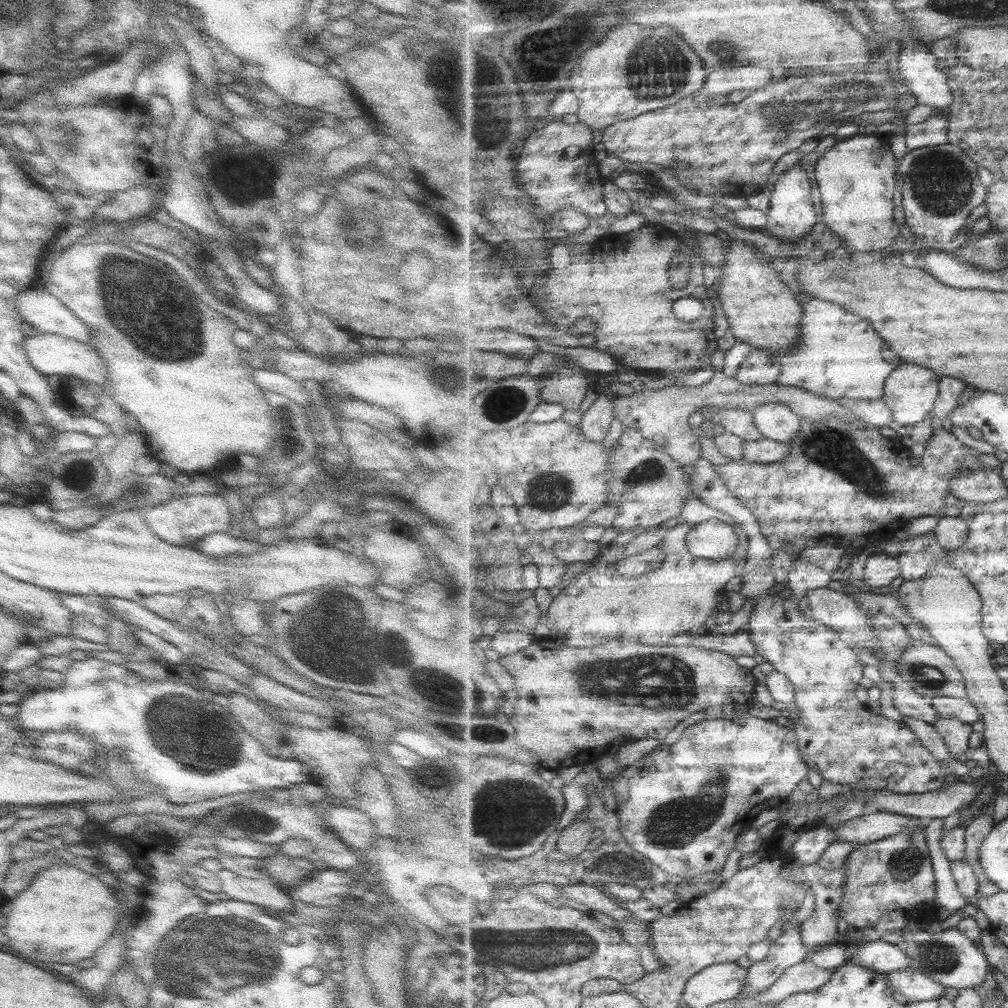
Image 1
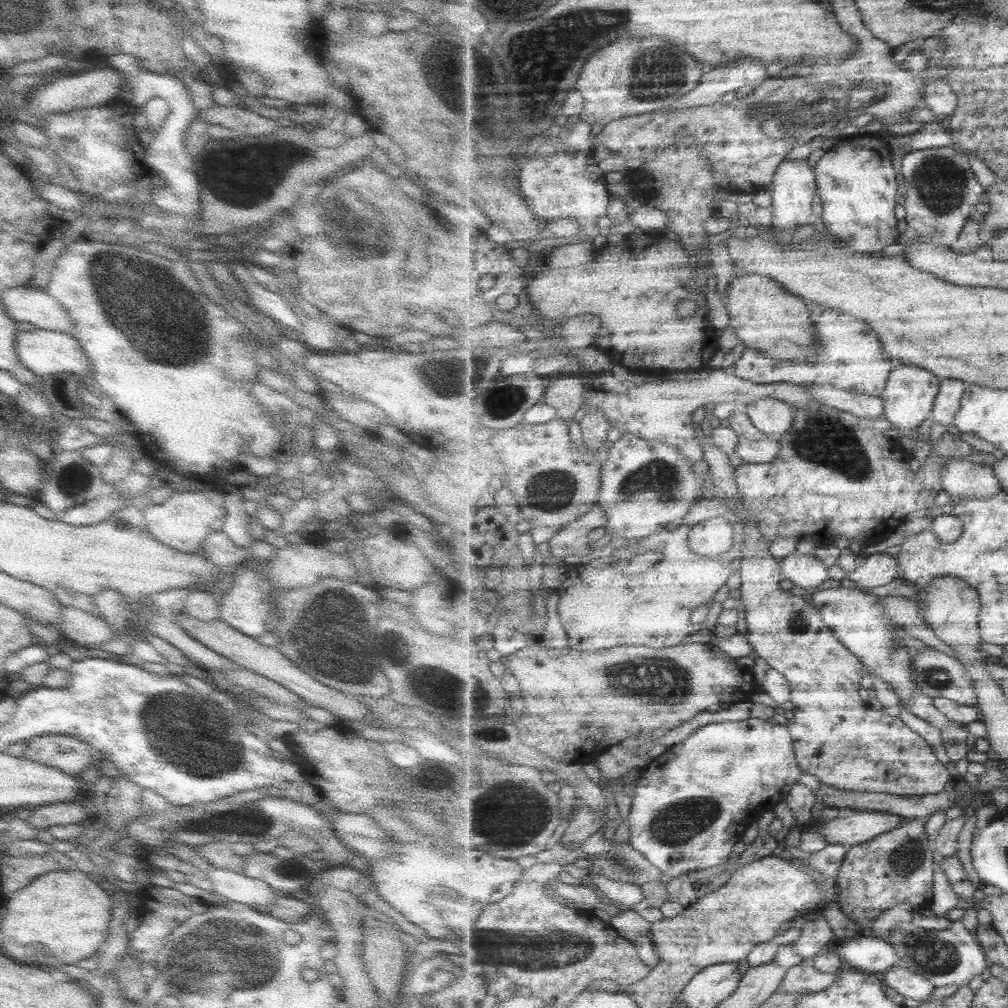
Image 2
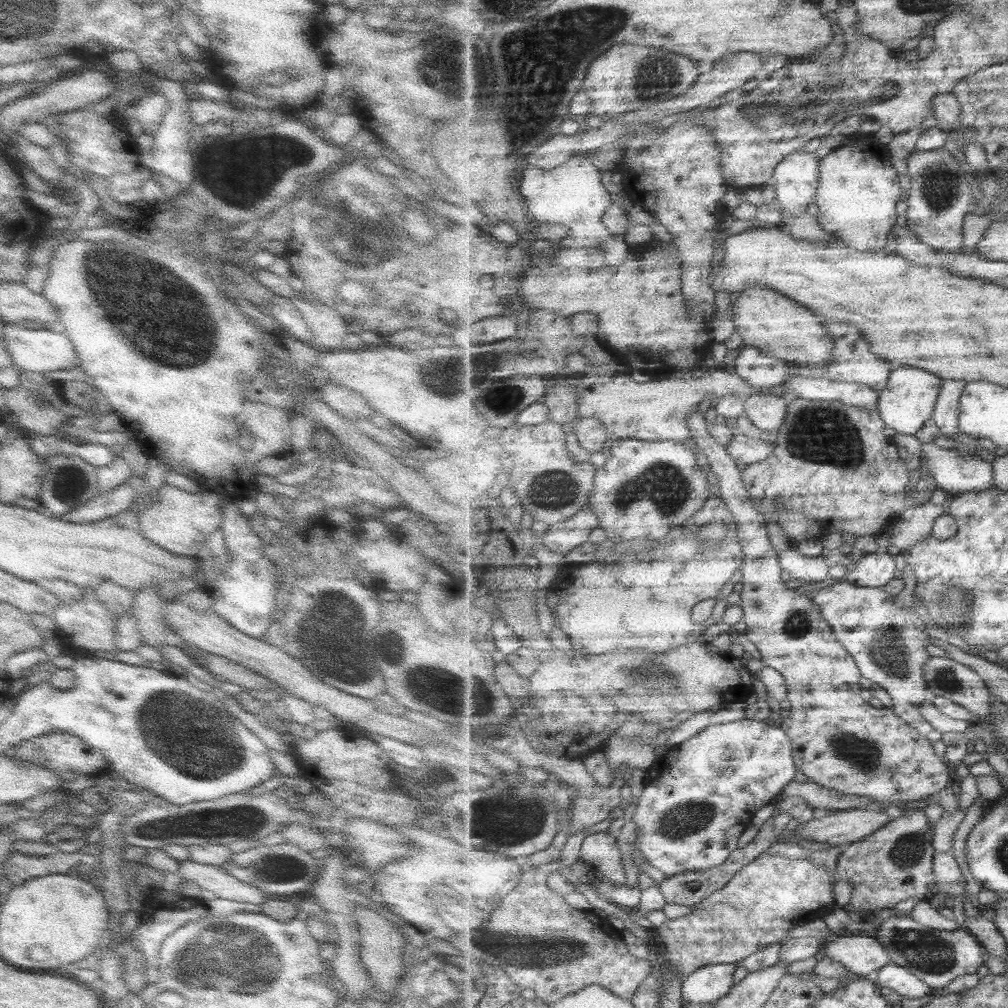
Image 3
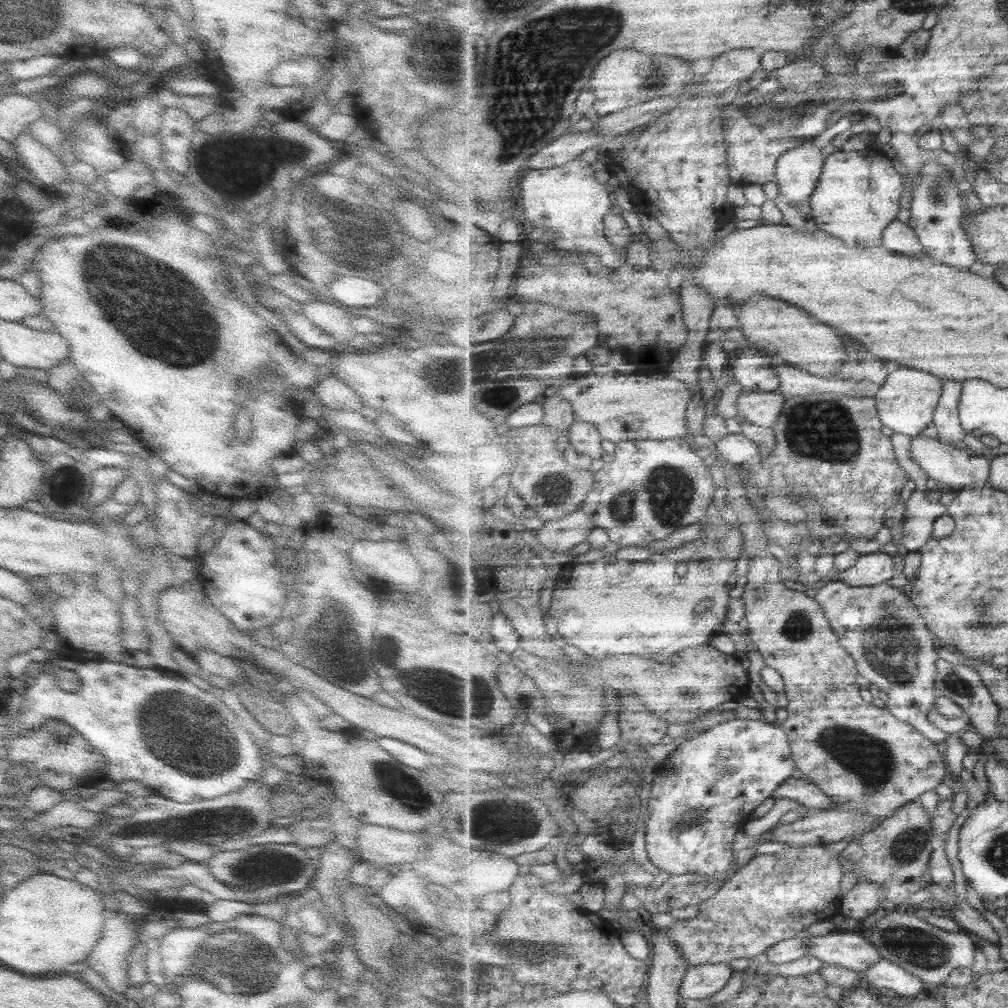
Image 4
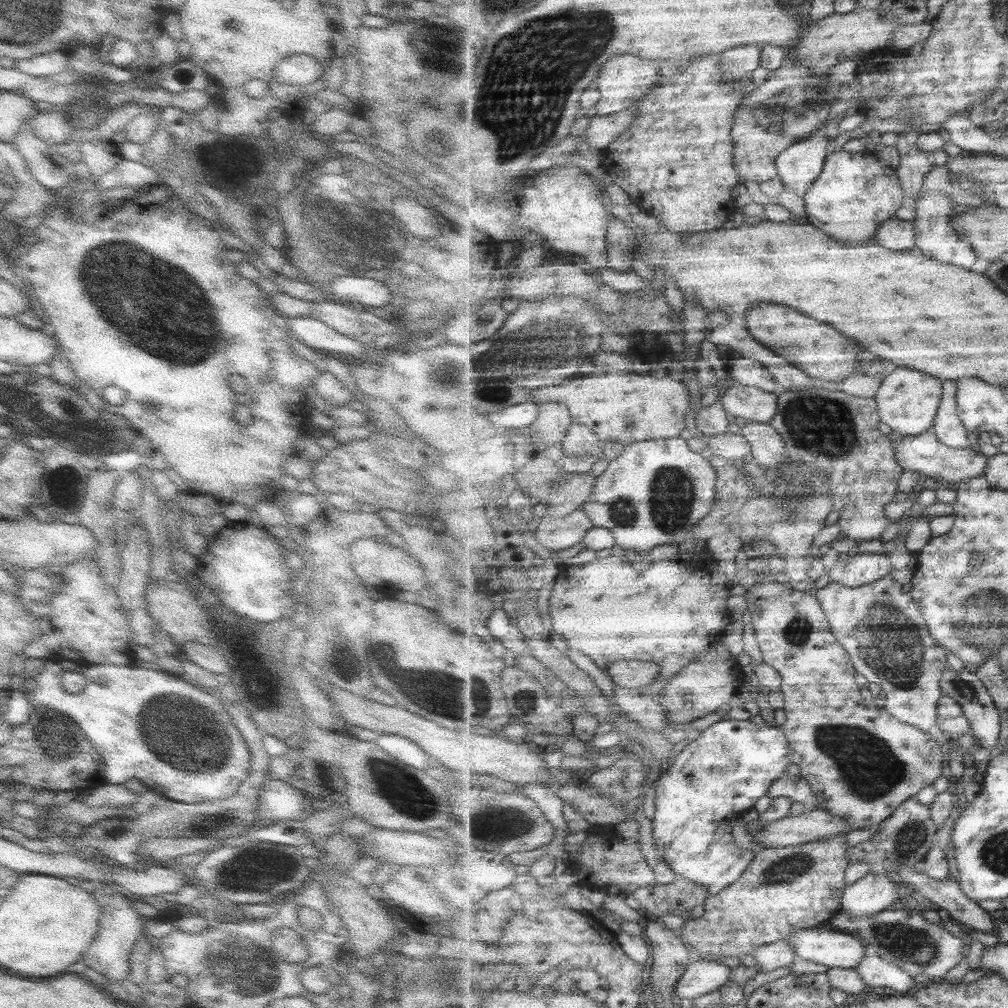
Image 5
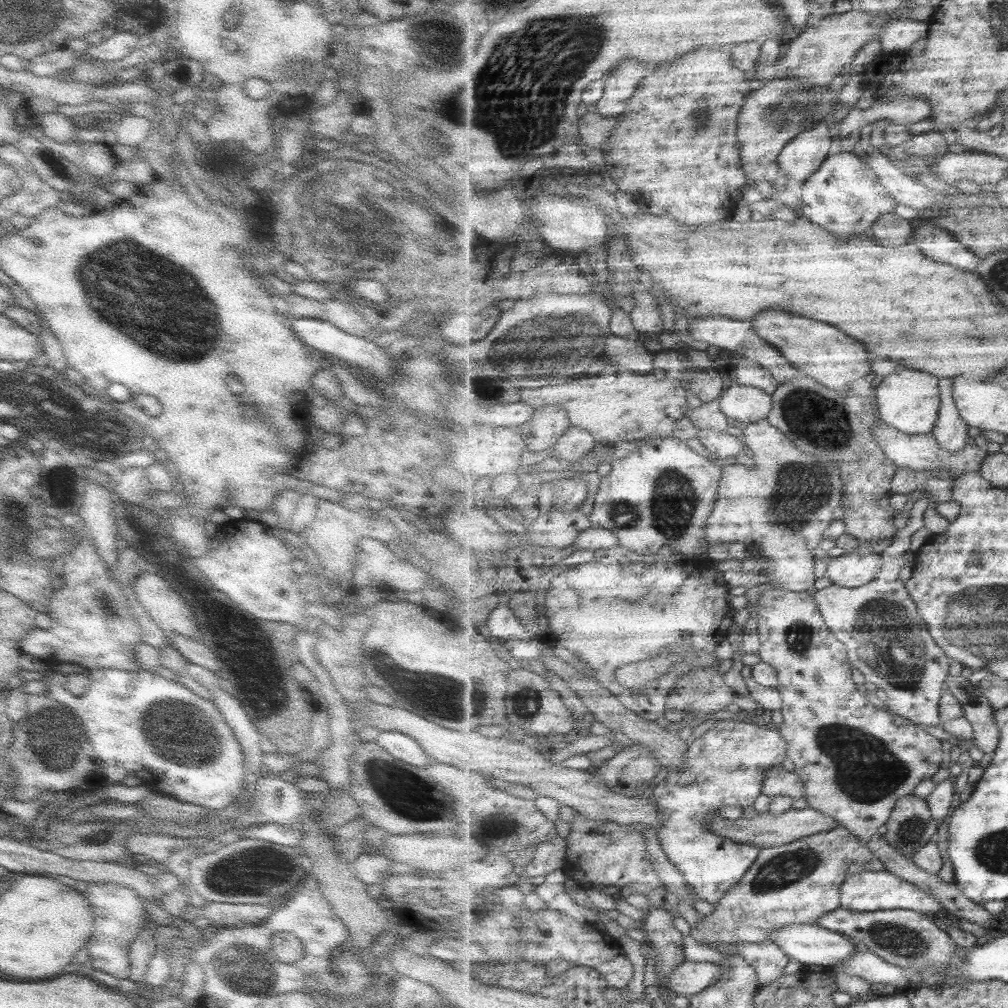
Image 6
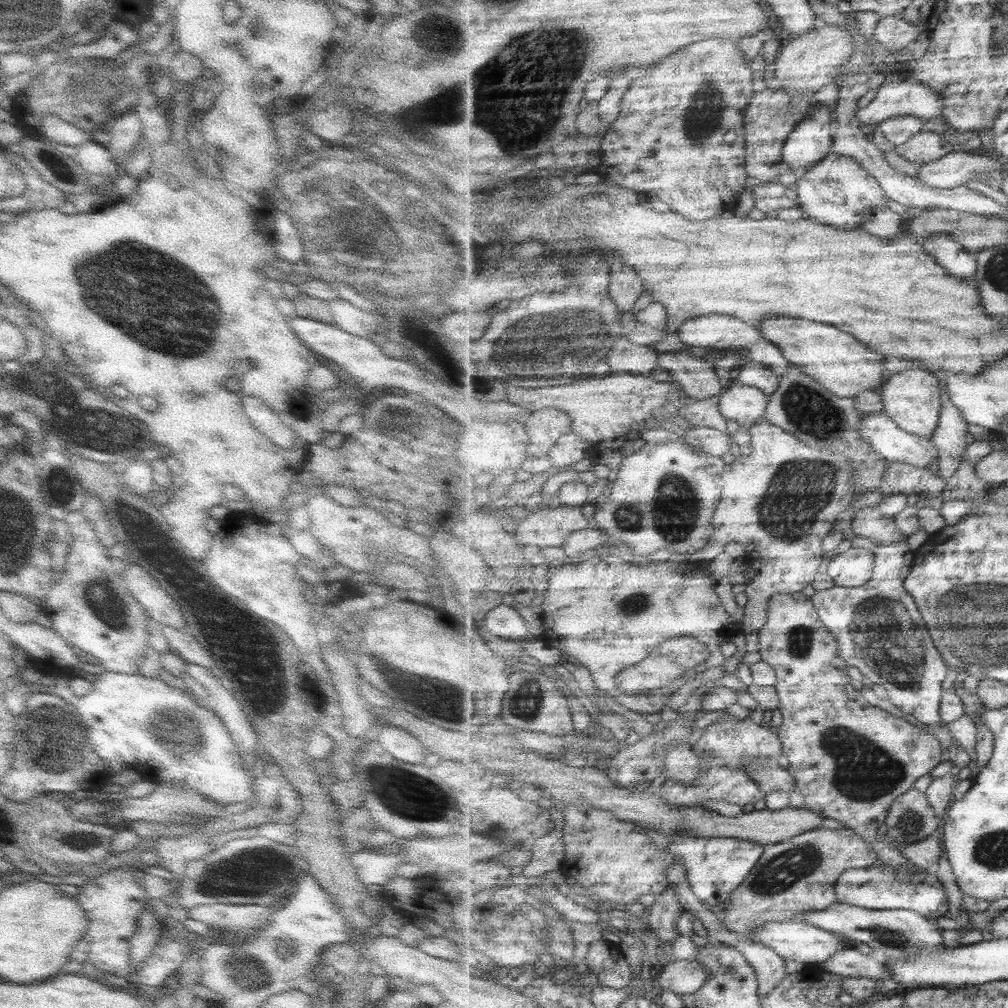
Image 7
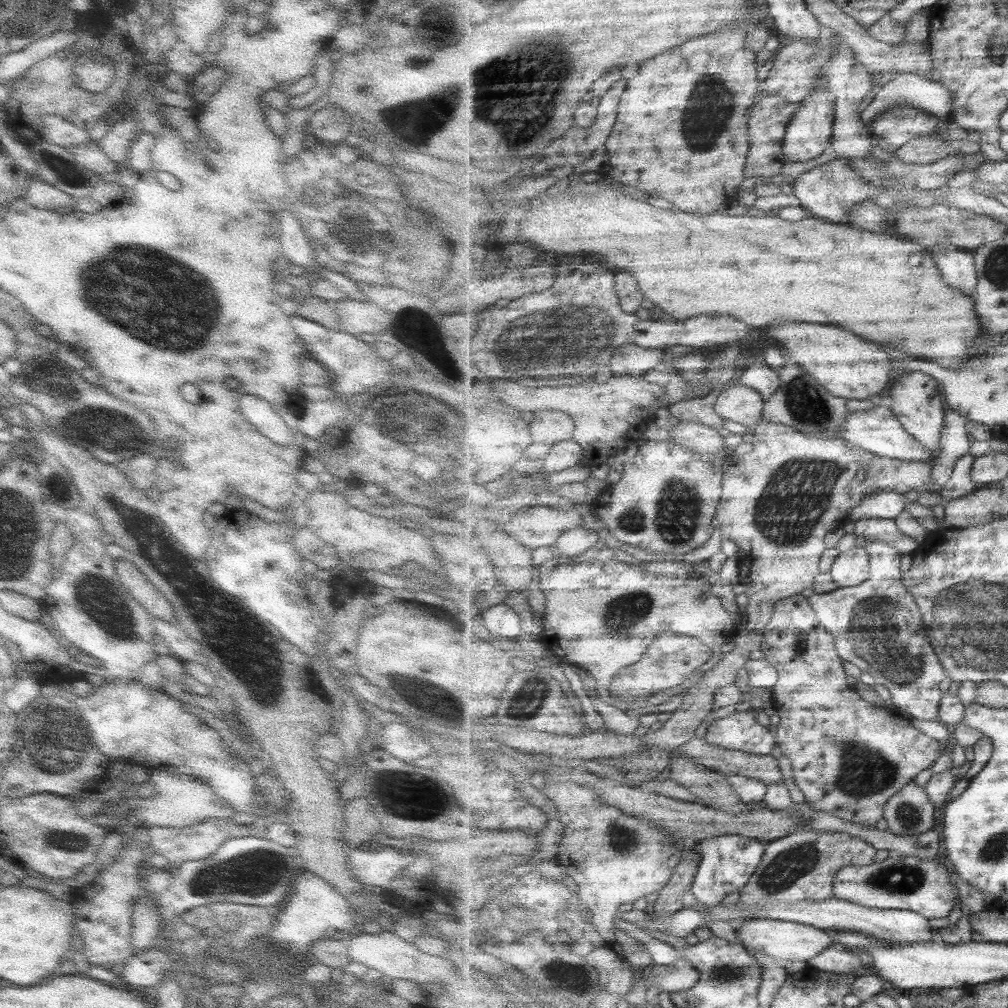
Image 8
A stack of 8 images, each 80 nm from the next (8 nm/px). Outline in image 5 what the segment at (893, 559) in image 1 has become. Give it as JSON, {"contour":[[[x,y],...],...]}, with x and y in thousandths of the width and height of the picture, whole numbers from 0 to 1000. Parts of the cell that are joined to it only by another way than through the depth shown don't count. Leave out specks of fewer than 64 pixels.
{"contour":[[[851,549],[841,558],[830,557],[820,568],[826,576],[841,582],[858,581],[878,573],[886,567],[882,551],[877,549]]]}

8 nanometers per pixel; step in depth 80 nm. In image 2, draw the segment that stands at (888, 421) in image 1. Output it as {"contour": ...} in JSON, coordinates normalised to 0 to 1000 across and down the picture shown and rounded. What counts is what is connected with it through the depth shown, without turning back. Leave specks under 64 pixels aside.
{"contour":[[[825,381],[816,383],[806,383],[801,385],[810,395],[810,399],[816,399],[820,403],[829,404],[830,407],[836,407],[848,411],[850,415],[874,415],[878,413],[877,397],[868,392],[862,393],[855,389],[847,387],[836,387]]]}

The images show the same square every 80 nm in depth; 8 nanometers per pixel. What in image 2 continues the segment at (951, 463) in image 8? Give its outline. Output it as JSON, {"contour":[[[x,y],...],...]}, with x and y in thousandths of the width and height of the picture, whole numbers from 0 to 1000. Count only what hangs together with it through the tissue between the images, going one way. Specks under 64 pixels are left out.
{"contour":[[[944,375],[934,377],[933,390],[930,392],[929,401],[923,411],[926,419],[938,425],[945,422],[956,393],[957,379]]]}

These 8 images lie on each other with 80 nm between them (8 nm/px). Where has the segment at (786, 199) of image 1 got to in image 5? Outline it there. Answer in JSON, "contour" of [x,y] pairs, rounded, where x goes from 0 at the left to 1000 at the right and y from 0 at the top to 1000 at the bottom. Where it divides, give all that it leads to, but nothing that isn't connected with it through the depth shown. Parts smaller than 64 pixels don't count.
{"contour":[[[815,129],[815,131],[806,133],[799,140],[795,140],[780,148],[770,160],[773,173],[772,181],[778,187],[783,187],[787,191],[791,191],[791,193],[797,195],[807,186],[807,182],[811,180],[814,172],[816,172],[818,161],[822,156],[820,145],[824,144],[824,142],[818,130]]]}

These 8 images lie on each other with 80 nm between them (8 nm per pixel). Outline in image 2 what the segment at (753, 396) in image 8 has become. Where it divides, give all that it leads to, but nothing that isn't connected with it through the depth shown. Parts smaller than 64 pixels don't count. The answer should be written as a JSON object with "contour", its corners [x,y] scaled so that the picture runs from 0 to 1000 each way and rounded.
{"contour":[[[756,395],[741,401],[746,420],[763,436],[774,438],[787,426],[790,405],[771,395]]]}

